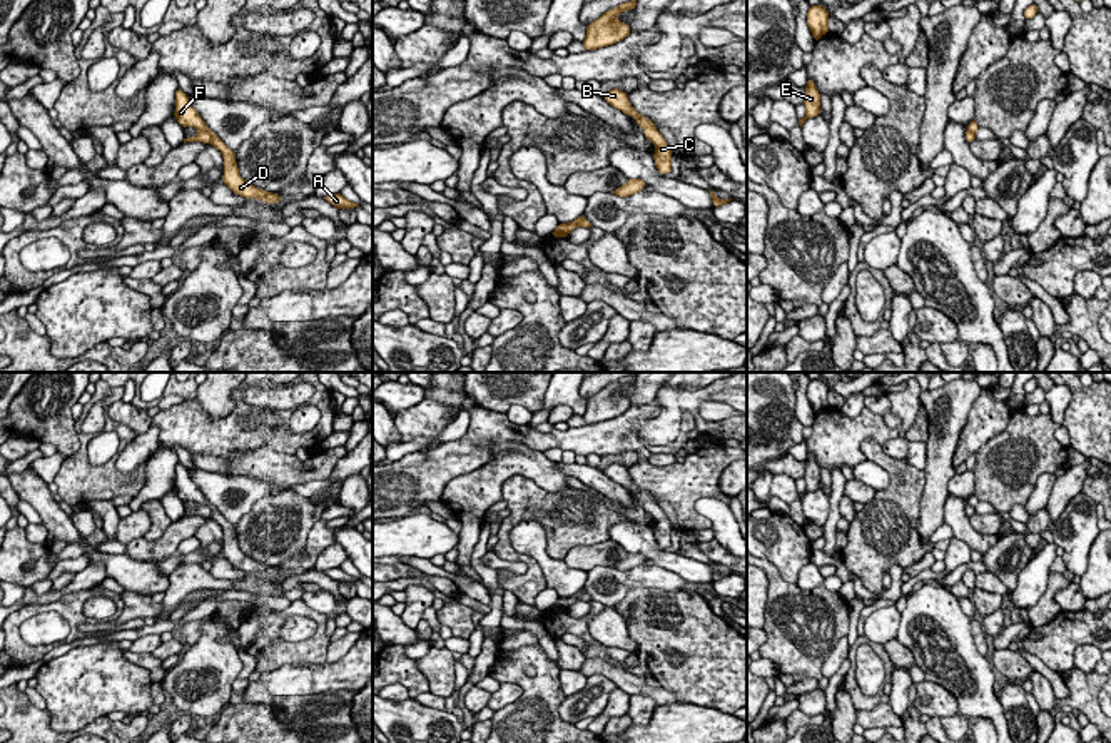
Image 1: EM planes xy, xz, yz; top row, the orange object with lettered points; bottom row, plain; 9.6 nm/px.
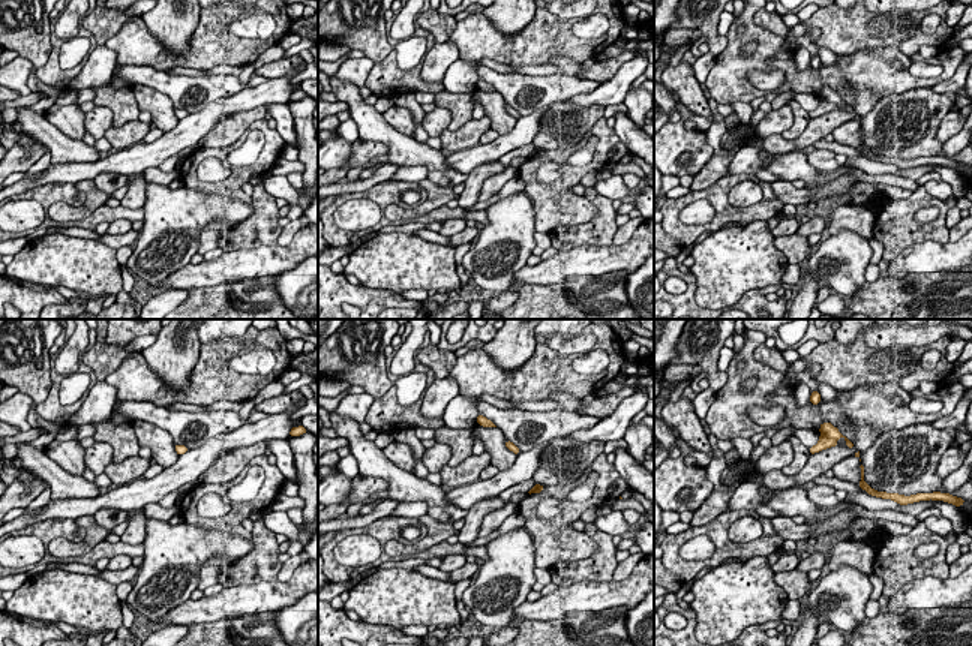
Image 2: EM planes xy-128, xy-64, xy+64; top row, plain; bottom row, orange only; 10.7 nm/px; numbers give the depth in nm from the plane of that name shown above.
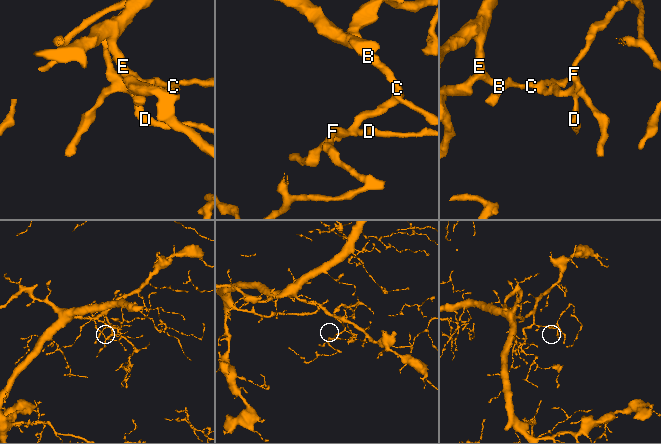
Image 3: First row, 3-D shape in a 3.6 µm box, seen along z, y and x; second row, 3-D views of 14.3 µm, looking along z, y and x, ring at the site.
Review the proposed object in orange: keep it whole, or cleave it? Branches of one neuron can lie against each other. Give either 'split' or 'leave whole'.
split

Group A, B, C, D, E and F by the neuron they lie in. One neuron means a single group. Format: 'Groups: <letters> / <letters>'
Groups: A D F / B C E

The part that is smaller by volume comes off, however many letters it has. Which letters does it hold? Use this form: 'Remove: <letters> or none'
Remove: A, D, F

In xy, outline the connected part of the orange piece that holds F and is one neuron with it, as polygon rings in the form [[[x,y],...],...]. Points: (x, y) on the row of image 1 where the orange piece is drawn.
[[[179,87],[175,92],[175,110],[174,115],[182,127],[195,127],[200,132],[209,132],[212,135],[212,145],[222,152],[224,157],[224,184],[237,195],[251,199],[256,197],[259,200],[266,200],[267,204],[281,202],[282,199],[277,194],[261,190],[252,184],[246,182],[237,170],[236,154],[231,150],[219,137],[214,134],[197,110],[190,105],[187,94]]]

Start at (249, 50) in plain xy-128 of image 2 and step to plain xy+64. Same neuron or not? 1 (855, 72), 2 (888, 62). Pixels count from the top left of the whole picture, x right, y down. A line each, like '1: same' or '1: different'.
1: different
2: different

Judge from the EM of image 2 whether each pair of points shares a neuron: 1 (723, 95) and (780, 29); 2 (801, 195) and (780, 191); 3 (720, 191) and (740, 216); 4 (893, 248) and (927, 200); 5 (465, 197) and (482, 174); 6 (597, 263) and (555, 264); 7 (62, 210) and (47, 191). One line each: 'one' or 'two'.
1: two
2: one
3: one
4: one
5: one
6: one
7: two

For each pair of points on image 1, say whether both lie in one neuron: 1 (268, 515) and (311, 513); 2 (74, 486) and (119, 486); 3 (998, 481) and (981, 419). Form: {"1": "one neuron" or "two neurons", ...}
{"1": "one neuron", "2": "one neuron", "3": "two neurons"}

